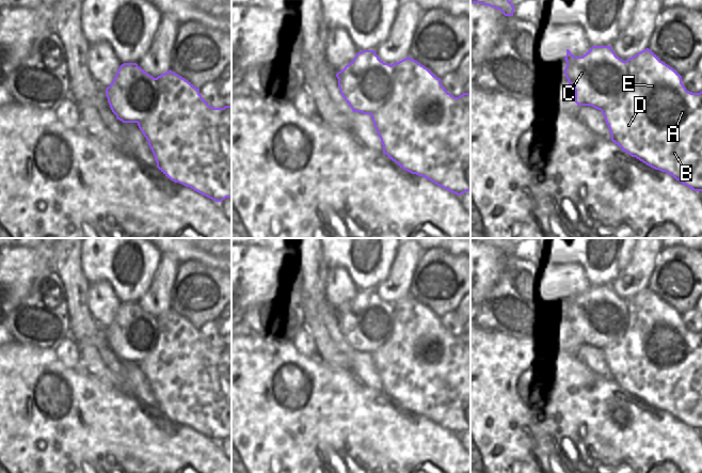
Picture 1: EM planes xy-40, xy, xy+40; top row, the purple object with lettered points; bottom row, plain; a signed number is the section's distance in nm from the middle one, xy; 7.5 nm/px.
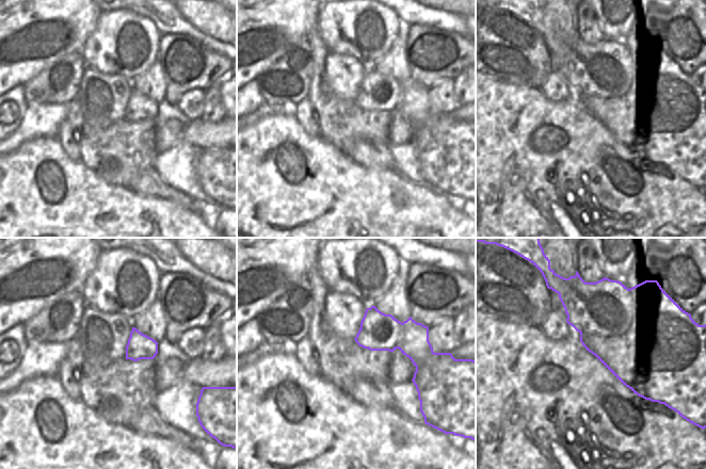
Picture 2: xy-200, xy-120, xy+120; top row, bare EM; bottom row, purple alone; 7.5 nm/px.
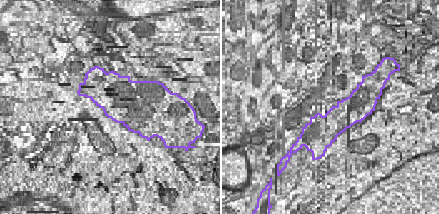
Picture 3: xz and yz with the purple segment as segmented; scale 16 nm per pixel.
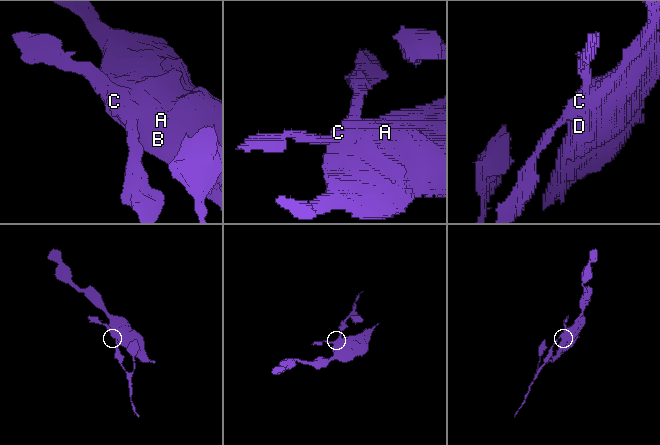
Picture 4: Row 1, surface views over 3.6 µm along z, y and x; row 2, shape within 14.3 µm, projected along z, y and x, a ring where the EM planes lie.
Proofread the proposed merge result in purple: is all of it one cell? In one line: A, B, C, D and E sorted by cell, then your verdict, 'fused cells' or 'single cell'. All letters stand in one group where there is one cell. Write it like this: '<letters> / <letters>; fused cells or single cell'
A B D E / C; fused cells

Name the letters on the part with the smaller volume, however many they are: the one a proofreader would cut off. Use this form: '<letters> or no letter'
C

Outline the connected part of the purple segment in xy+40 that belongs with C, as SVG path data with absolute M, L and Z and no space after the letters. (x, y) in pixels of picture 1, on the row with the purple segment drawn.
M592 46L583 57L574 57L567 49L564 60L564 75L575 90L575 103L578 106L591 106L602 111L620 99L628 88L626 61L617 57L611 46Z

